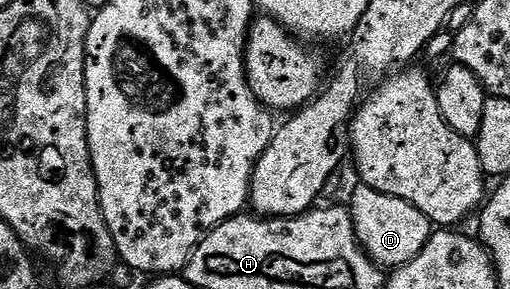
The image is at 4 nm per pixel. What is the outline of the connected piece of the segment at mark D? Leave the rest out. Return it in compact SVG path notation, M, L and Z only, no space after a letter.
M362 183L356 187L347 208L351 214L355 236L363 250L381 269L394 269L407 264L431 239L431 220L396 195L383 194Z

